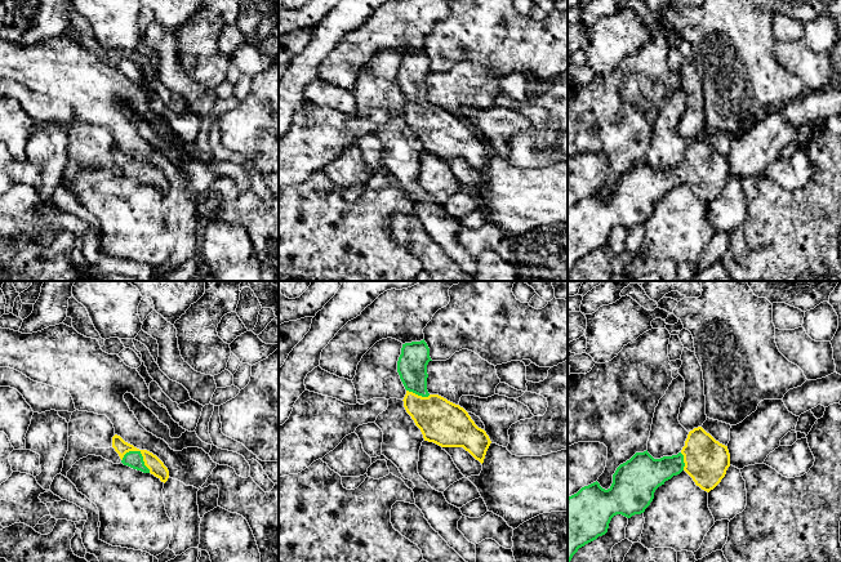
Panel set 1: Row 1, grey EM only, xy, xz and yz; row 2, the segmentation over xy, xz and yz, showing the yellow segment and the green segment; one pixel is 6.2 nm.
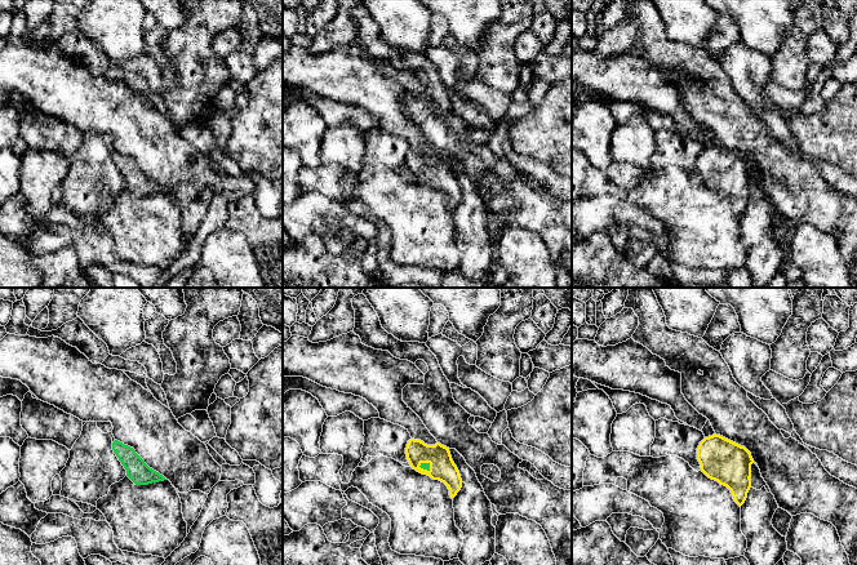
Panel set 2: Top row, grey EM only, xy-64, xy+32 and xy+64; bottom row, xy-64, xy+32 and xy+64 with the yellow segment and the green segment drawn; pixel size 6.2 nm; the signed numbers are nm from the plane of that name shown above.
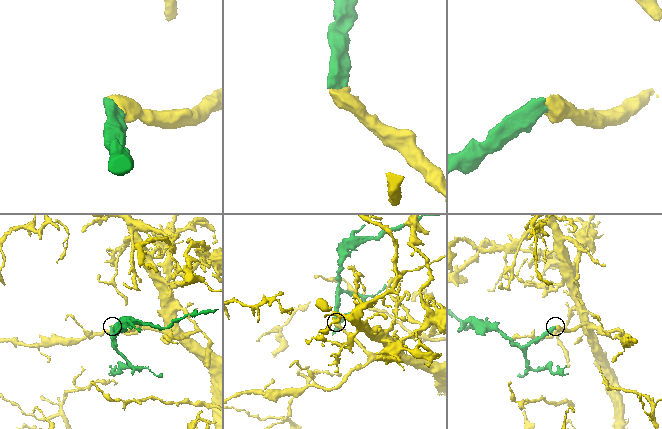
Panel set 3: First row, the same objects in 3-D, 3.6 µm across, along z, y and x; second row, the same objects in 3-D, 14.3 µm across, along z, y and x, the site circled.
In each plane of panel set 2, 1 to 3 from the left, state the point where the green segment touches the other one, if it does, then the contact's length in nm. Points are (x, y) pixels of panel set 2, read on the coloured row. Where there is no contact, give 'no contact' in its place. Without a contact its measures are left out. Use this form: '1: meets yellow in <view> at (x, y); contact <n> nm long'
1: no contact
2: meets yellow in xy+32 at (425, 470); contact 80 nm long
3: no contact

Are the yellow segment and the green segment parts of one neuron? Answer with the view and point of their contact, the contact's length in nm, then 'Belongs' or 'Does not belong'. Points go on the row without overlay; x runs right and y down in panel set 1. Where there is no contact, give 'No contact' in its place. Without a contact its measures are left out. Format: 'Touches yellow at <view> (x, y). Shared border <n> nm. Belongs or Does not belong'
Touches yellow at xy (141, 164). Shared border 200 nm. Belongs

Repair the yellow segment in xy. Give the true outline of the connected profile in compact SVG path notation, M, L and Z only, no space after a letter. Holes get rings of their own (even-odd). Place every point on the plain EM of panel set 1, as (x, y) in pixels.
M117 146L112 148L112 159L119 165L124 177L141 182L143 184L151 184L164 195L168 192L168 179L152 164L134 159Z

